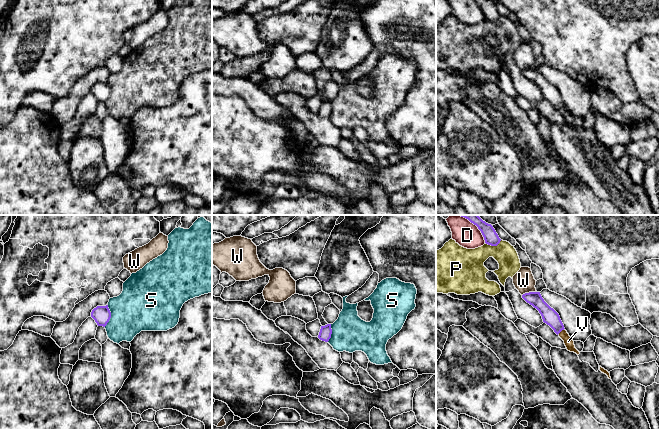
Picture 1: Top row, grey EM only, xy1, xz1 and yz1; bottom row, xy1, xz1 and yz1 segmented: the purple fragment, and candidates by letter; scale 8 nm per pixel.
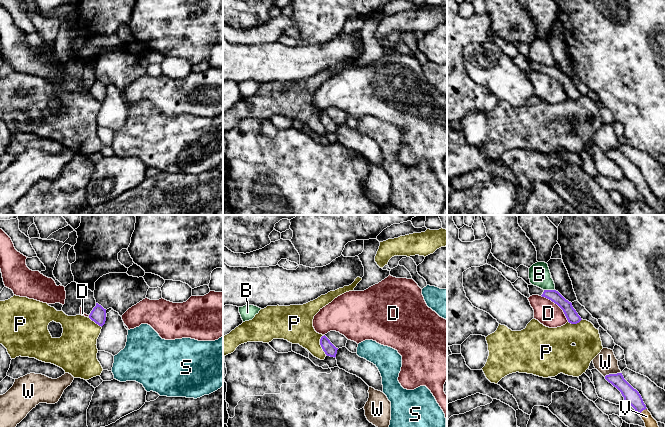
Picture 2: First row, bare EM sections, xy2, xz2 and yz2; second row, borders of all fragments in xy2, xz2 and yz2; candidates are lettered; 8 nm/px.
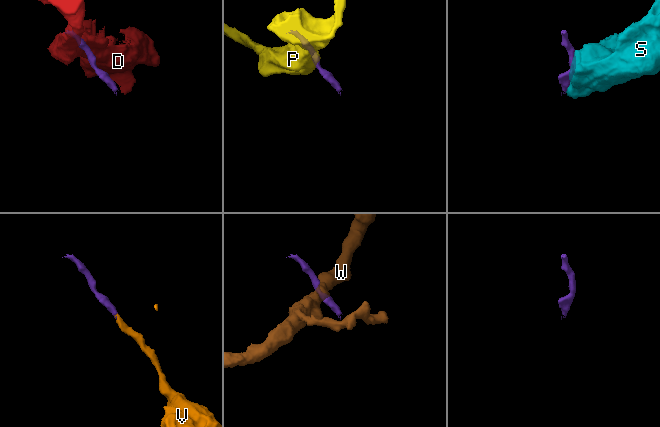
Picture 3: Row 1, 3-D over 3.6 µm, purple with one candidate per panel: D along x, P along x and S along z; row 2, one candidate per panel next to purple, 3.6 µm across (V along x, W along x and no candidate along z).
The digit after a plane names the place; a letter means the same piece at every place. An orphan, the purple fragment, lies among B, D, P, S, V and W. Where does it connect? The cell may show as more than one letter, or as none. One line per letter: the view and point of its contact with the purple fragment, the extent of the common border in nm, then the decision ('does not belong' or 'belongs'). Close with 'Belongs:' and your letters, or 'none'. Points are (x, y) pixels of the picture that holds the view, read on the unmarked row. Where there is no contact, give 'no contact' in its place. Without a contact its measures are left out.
B: contact yz2 (549, 66); length 90 nm; does not belong
D: contact yz2 (557, 80); length 300 nm; does not belong
P: contact xz2 (320, 120); length 160 nm; does not belong
S: contact xy1 (110, 92); length 180 nm; does not belong
V: contact yz2 (642, 186); length 80 nm; belongs
W: contact yz2 (612, 150); length 140 nm; does not belong
Belongs: V

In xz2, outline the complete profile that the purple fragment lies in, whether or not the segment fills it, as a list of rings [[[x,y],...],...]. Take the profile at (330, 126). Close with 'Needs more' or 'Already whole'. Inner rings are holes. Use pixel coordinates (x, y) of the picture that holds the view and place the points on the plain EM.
[[[325,111],[321,113],[320,121],[327,132],[336,133],[338,124],[336,124]]]. Already whole

